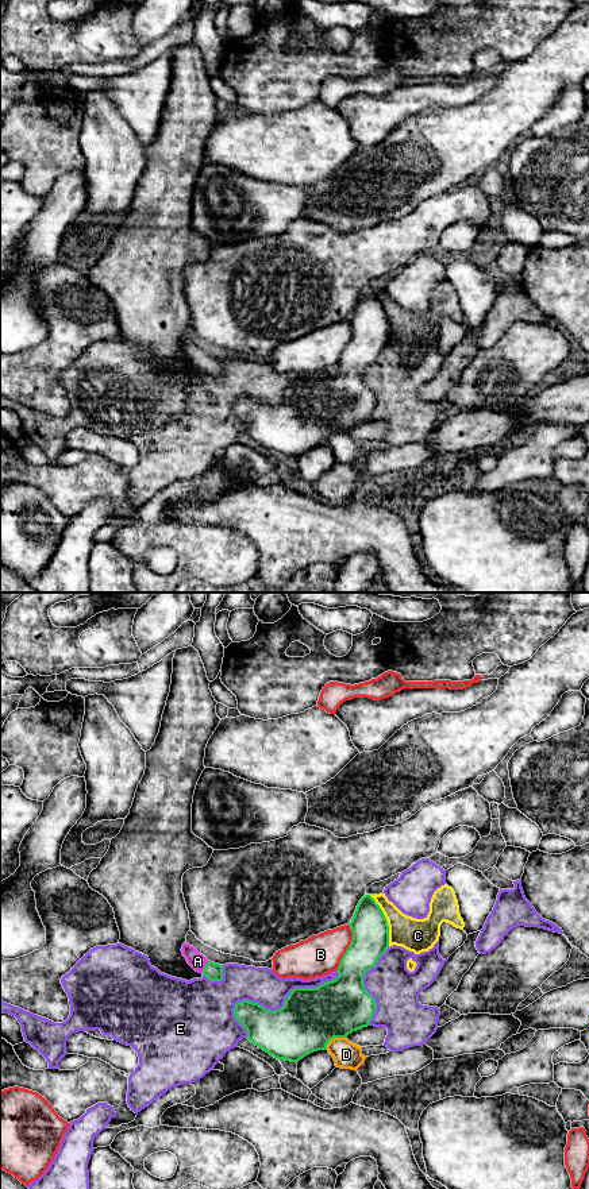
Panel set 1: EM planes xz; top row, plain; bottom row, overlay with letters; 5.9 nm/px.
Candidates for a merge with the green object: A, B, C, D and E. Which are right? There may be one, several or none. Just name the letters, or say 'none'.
A

